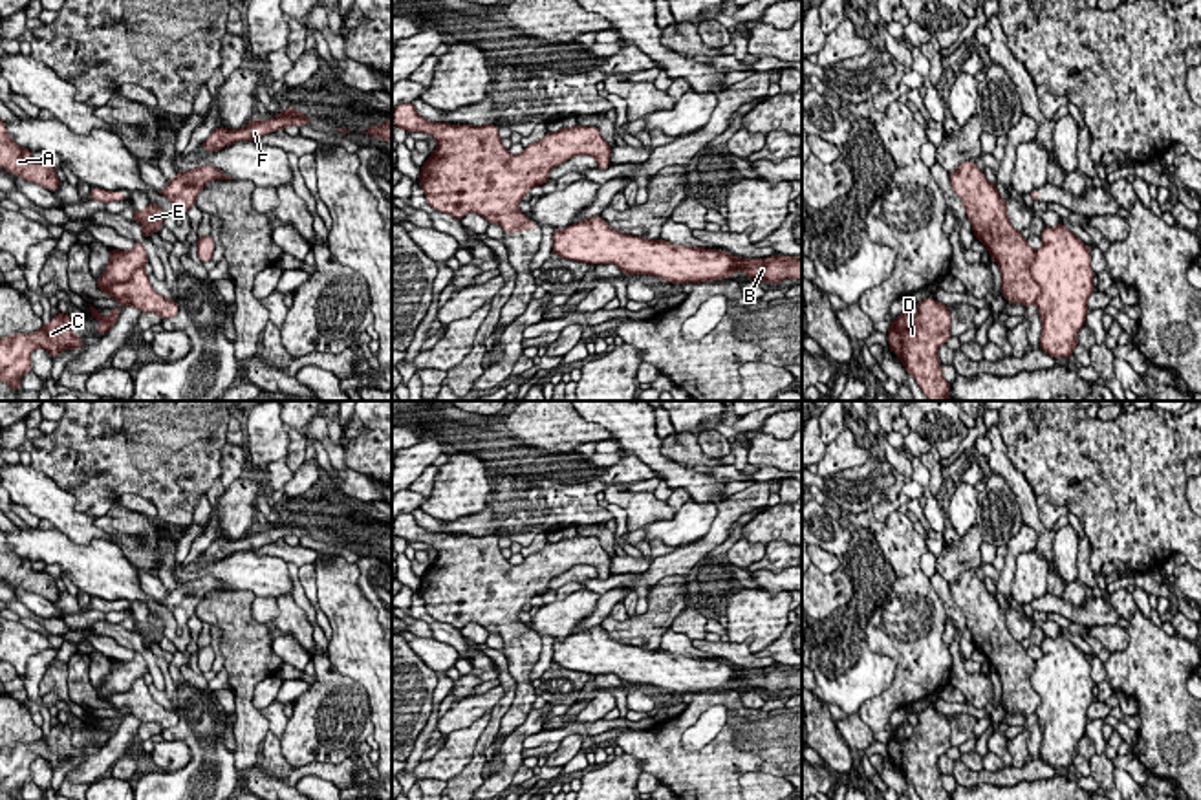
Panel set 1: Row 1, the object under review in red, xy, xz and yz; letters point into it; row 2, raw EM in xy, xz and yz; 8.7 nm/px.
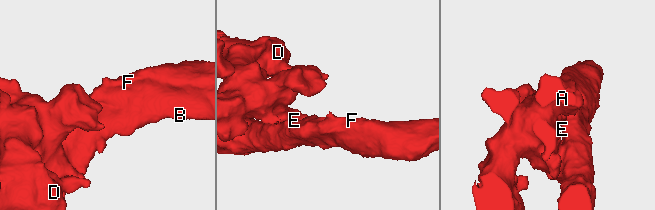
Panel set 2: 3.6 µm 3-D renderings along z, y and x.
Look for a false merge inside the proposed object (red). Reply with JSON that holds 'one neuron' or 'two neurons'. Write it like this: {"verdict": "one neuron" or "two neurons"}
{"verdict": "one neuron"}

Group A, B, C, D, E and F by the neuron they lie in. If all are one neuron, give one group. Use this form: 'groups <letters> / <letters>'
groups A B C D E F

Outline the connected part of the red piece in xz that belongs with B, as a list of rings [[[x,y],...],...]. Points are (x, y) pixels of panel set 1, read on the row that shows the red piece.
[[[600,216],[588,218],[553,234],[553,254],[584,264],[613,264],[626,275],[652,275],[672,284],[710,282],[740,269],[754,280],[802,282],[802,258],[736,258],[725,251],[644,240],[611,229]]]

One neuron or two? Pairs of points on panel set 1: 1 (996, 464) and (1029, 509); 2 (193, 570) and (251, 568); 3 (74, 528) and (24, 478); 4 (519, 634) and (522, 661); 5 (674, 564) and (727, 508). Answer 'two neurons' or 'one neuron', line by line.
1: one neuron
2: one neuron
3: one neuron
4: one neuron
5: one neuron

